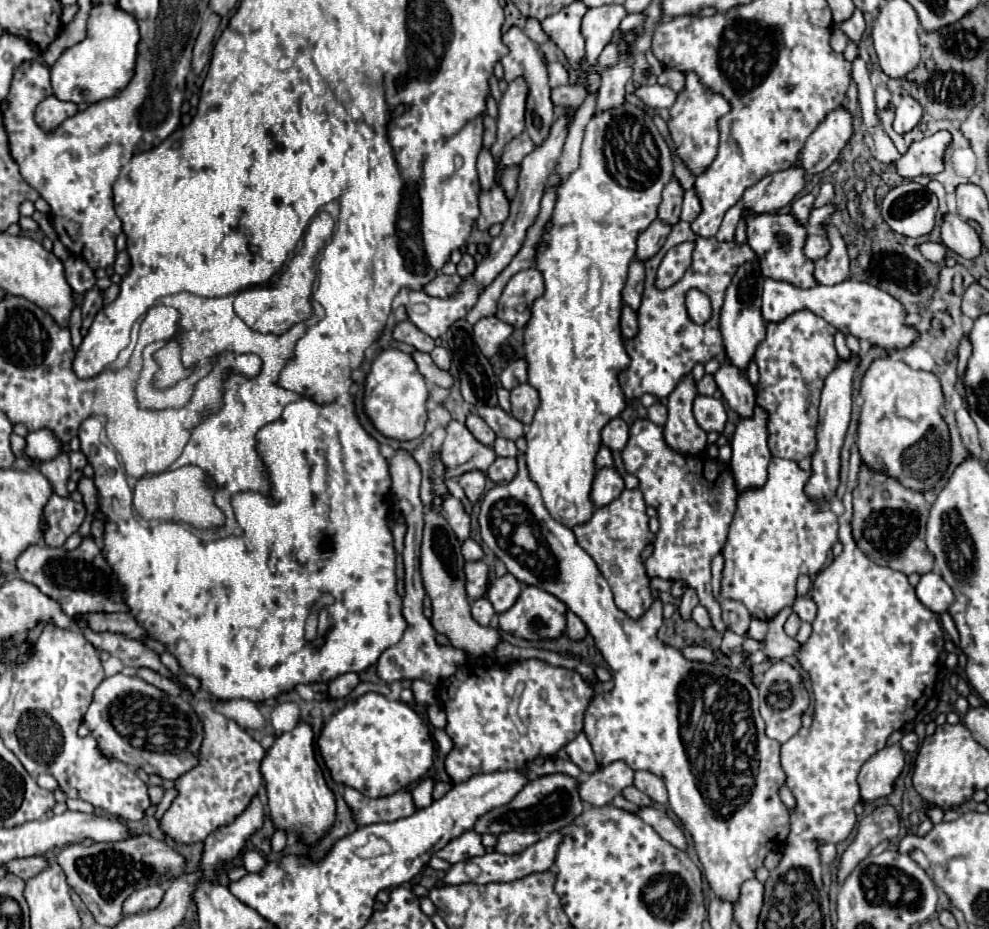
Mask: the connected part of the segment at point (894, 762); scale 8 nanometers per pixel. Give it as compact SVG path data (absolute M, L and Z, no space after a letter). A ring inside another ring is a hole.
M898 743L880 749L866 765L860 769L858 785L862 803L870 803L876 799L884 799L892 795L894 783L904 769L904 751Z

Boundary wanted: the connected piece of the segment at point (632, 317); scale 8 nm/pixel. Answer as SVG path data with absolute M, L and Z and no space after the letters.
M630 307L622 309L622 319L620 319L620 327L622 327L622 335L624 339L634 339L638 335L638 321L636 321L636 313Z

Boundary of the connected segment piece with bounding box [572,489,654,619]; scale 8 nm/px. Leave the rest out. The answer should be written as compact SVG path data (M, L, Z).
M624 489L618 499L614 499L606 507L596 509L590 521L576 525L572 531L576 535L578 545L594 559L596 567L608 581L616 607L626 615L638 619L652 605L652 591L648 585L648 575L644 571L640 553L648 543L654 541L654 535L648 529L646 503L640 489L632 491Z

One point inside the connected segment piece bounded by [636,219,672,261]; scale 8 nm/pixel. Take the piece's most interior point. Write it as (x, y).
(649, 243)

